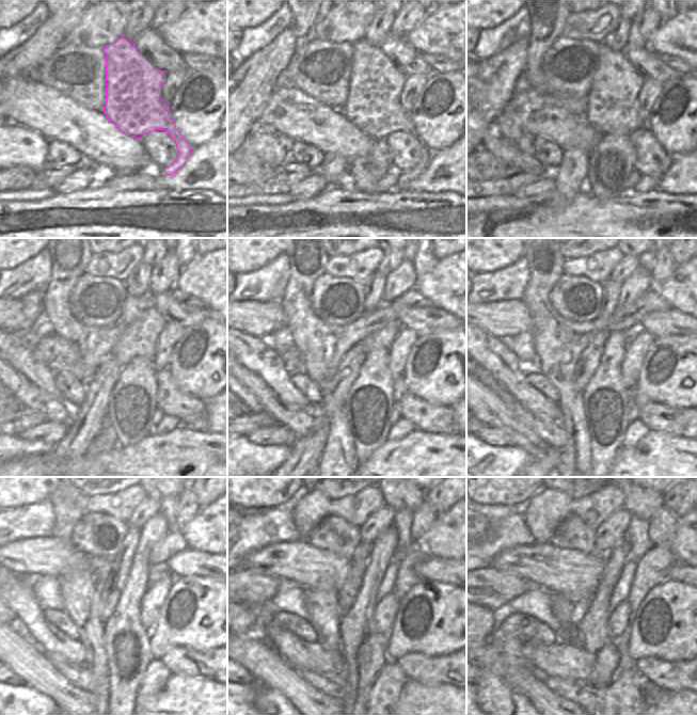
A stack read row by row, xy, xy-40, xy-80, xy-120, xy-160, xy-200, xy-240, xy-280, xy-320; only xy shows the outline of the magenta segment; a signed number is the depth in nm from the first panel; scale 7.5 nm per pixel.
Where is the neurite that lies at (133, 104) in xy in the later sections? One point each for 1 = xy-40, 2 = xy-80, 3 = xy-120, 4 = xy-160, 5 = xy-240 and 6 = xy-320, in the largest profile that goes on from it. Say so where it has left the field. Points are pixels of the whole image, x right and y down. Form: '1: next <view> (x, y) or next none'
1: next xy-40 (373, 106)
2: next xy-80 (612, 109)
3: next xy-120 (143, 323)
4: next xy-160 (383, 338)
5: next xy-240 (157, 673)
6: next xy-320 (623, 694)

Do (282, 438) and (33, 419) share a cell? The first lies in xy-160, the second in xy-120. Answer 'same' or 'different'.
different

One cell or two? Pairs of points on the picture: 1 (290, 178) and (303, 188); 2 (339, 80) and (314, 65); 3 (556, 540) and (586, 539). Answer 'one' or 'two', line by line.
1: two
2: one
3: one

